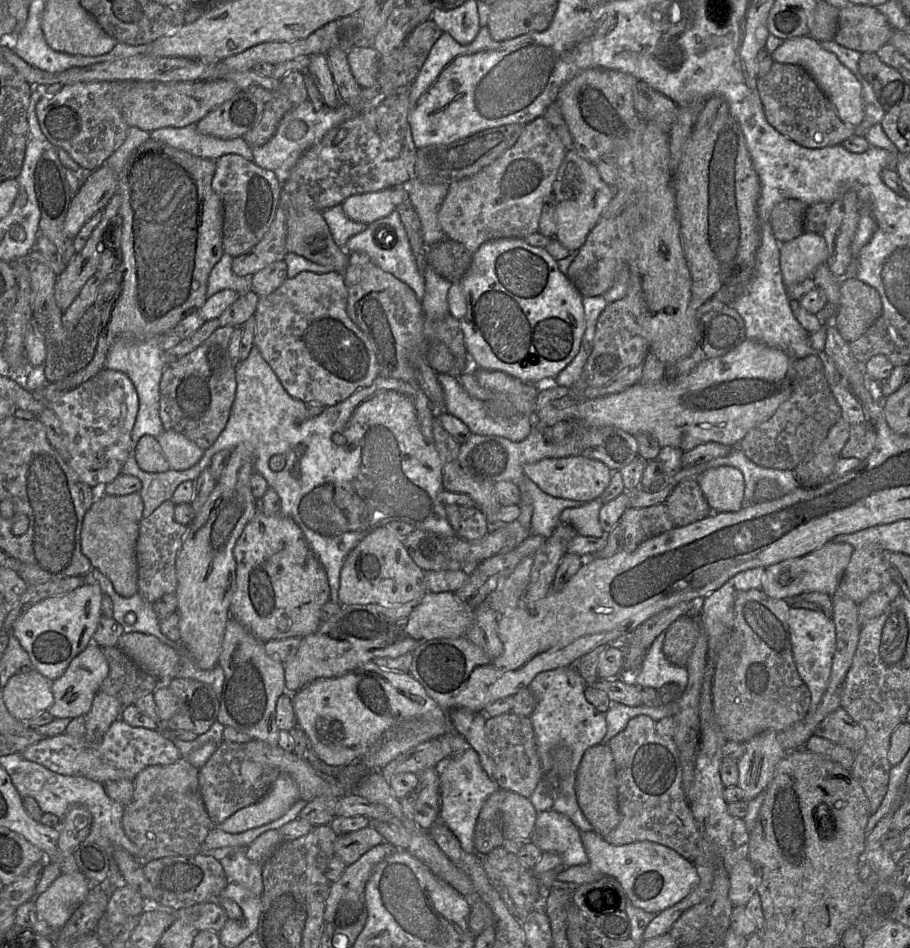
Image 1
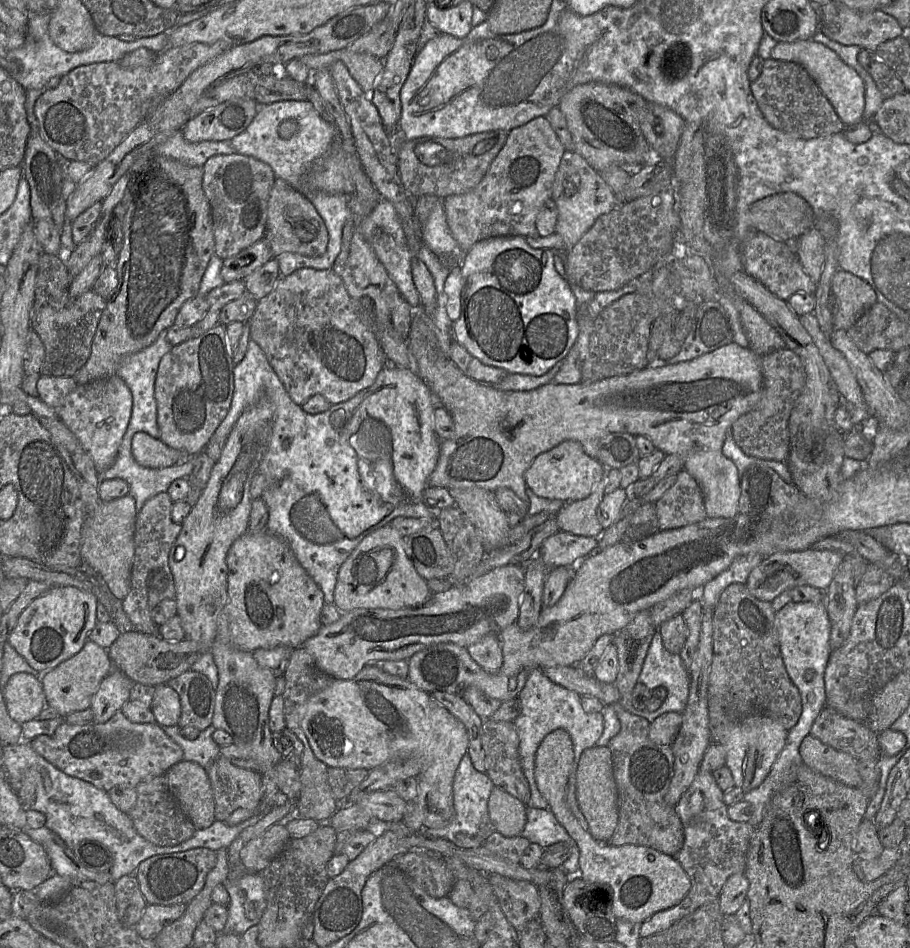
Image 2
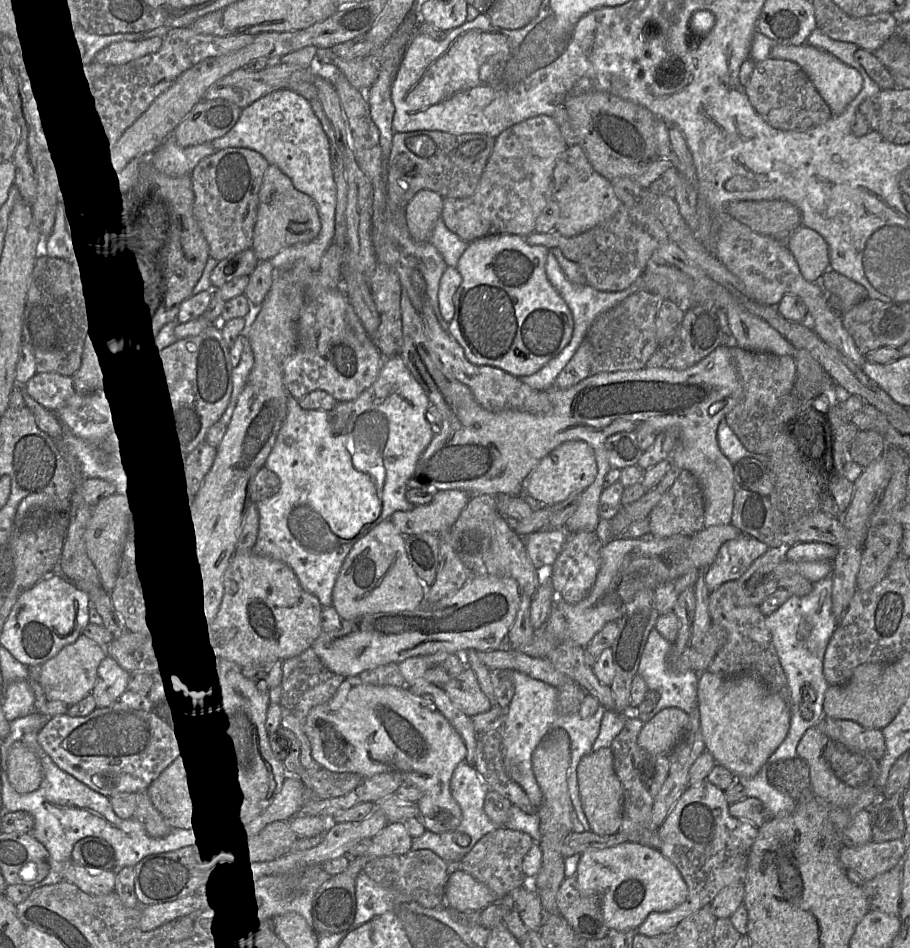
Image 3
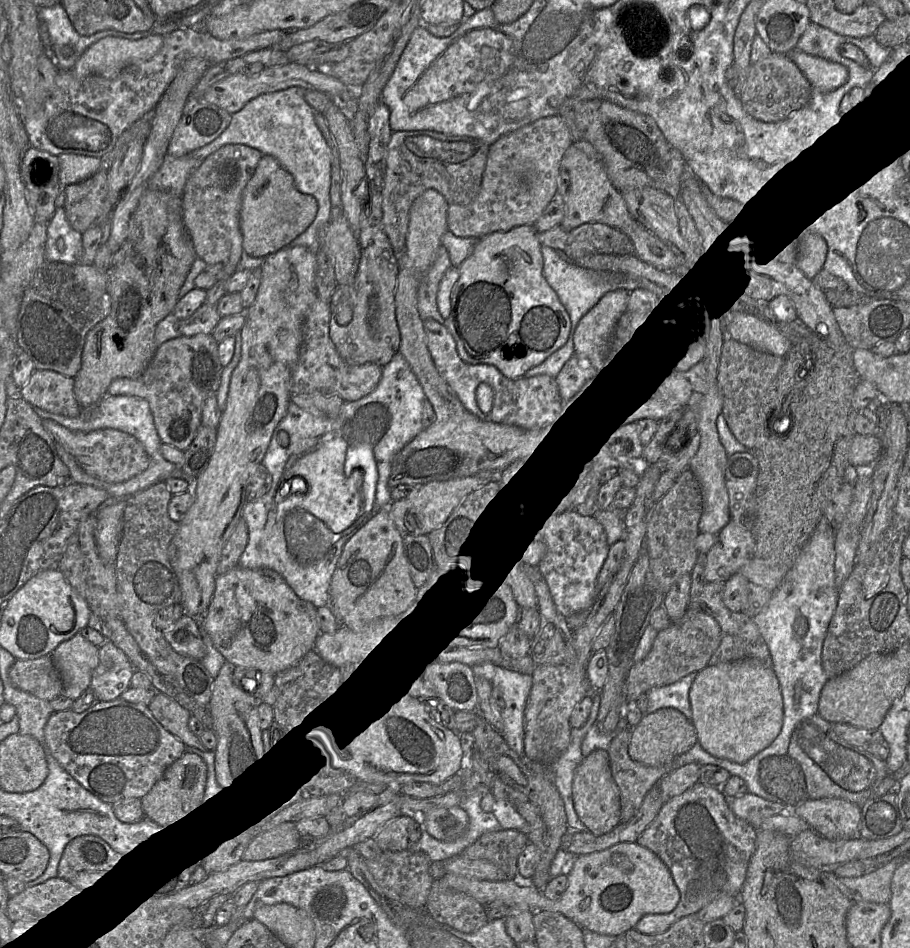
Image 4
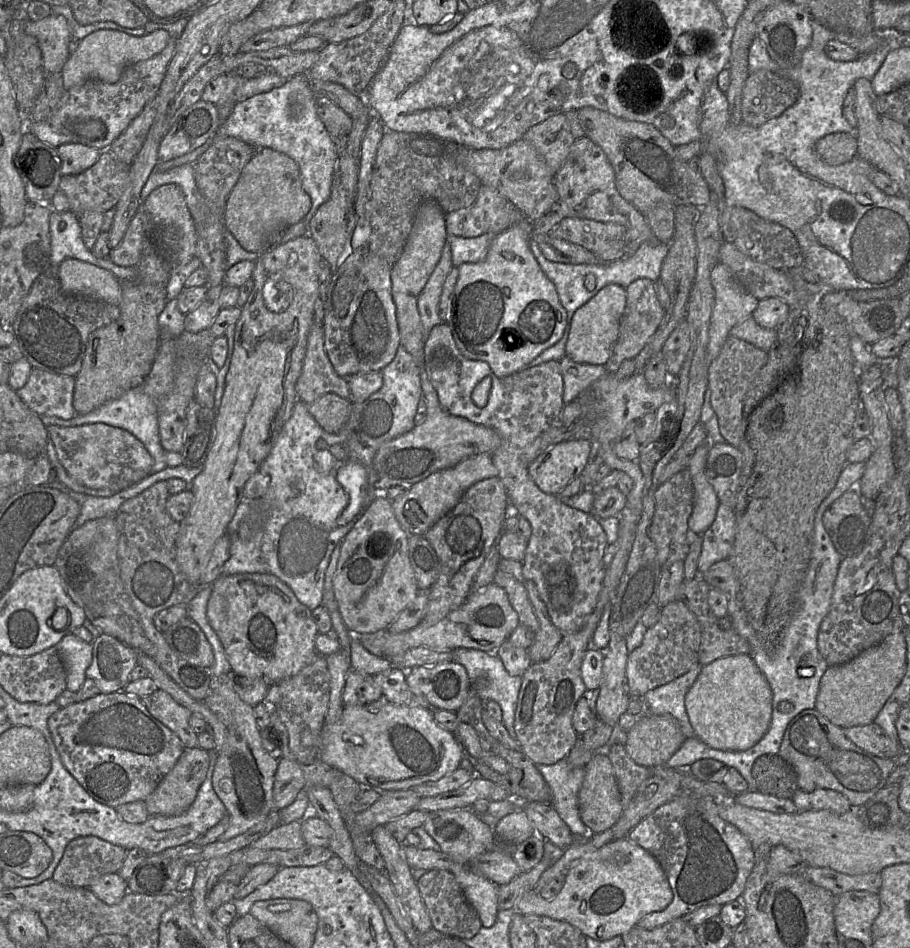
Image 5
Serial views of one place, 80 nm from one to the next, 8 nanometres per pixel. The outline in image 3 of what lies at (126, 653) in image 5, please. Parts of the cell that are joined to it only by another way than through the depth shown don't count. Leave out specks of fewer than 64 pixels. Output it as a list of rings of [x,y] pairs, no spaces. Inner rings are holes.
[[[107,655],[98,667],[97,679],[91,692],[97,708],[105,708],[117,702],[127,690],[130,678],[131,674]]]

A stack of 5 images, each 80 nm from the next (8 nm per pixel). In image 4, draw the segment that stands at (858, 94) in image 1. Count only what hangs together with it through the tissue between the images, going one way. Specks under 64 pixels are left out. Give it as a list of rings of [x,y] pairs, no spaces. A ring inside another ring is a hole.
[[[790,51],[787,57],[798,66],[811,86],[818,91],[835,91],[848,83],[848,71],[840,64],[802,51]]]

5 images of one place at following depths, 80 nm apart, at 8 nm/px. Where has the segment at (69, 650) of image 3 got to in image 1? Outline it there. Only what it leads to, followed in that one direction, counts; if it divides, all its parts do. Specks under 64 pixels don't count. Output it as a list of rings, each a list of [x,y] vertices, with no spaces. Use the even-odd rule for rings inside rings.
[[[91,642],[68,665],[65,672],[52,681],[54,701],[48,711],[54,718],[75,718],[85,716],[91,709],[93,699],[107,677],[109,666],[98,644]]]

